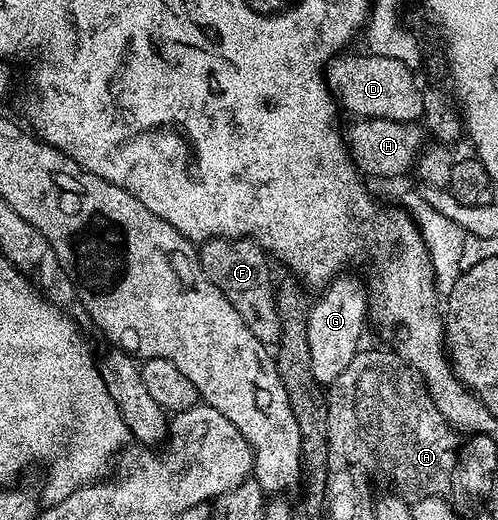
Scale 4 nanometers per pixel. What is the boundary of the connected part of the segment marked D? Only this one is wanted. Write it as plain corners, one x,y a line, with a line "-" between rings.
342,52
327,63
325,68
325,83
333,91
334,99
339,103
342,111
350,110
357,114
358,119
382,118
392,122
417,122
423,115
423,100
425,90
417,83
418,71
412,66
403,64
403,60
391,60
388,56
379,56
362,52
362,54
349,54

